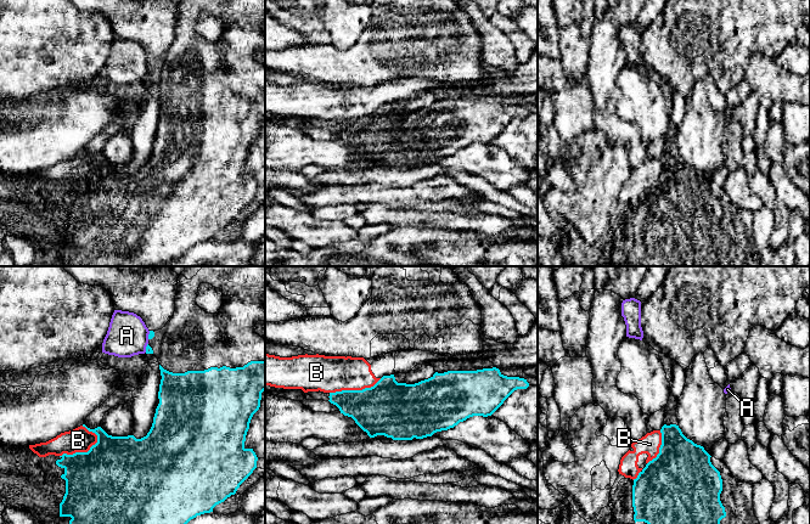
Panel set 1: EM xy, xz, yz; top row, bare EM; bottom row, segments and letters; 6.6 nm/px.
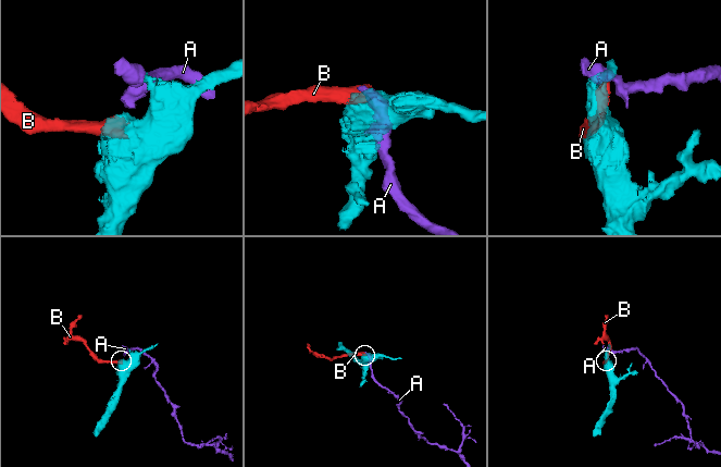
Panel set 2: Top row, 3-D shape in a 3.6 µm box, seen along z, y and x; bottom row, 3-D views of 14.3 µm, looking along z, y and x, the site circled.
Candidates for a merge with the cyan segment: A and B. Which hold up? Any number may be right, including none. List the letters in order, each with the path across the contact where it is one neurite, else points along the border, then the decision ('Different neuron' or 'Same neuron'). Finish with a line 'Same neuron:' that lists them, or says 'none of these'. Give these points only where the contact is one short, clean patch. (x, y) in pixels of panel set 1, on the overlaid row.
A: Boundary: xy (147, 343), (145, 351). Different neuron
B: Different neuron
Same neuron: none of these

